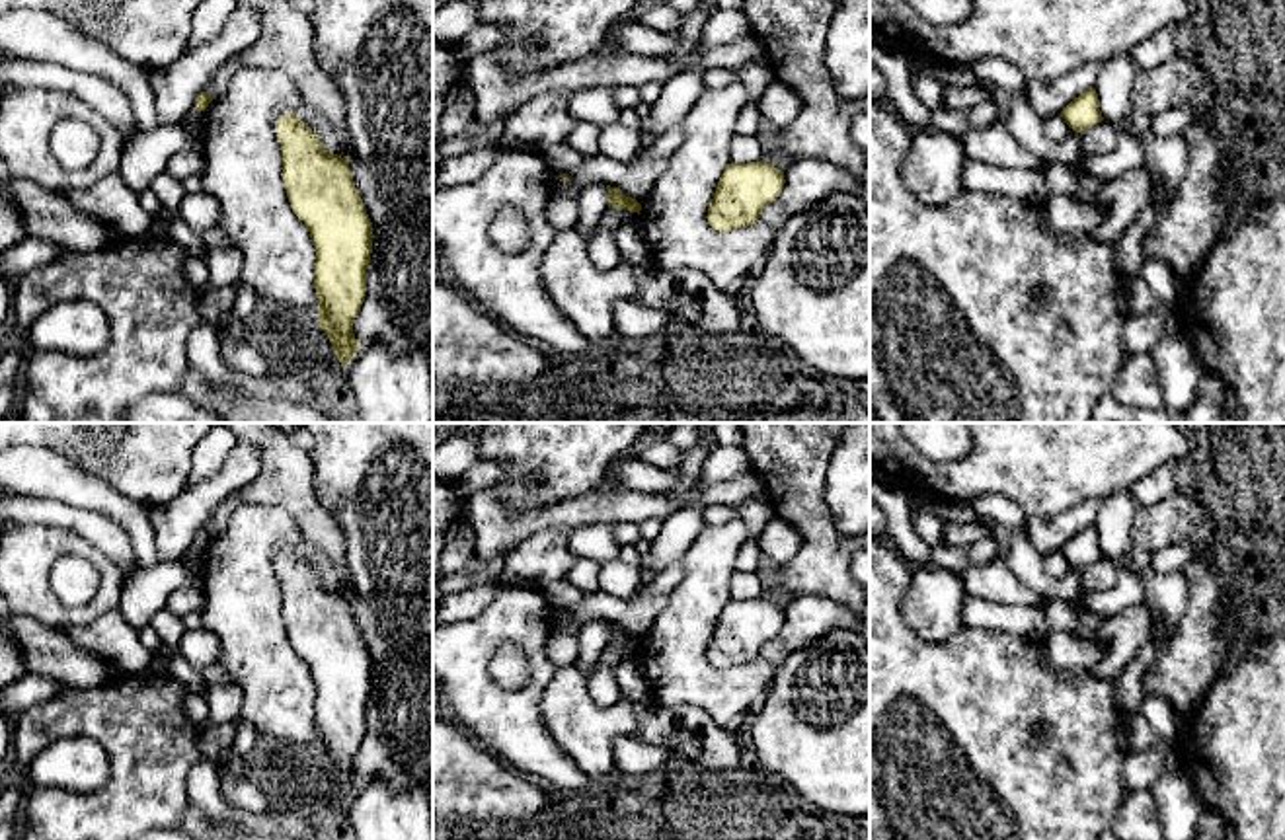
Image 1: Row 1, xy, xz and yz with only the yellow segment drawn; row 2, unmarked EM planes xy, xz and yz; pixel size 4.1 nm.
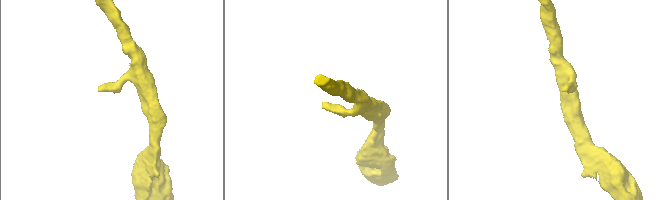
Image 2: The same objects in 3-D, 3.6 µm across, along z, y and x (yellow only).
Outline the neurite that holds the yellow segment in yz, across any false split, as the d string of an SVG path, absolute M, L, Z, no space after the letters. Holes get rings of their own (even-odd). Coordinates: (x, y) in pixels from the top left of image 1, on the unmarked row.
M1094 524L1082 528L1078 534L1074 534L1063 548L1061 554L1065 559L1076 567L1082 569L1086 565L1092 565L1094 561L1102 559L1102 548L1100 548L1100 536Z

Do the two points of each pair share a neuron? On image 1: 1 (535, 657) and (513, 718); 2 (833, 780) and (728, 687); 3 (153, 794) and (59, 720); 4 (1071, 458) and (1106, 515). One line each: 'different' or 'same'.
1: same
2: different
3: same
4: different

